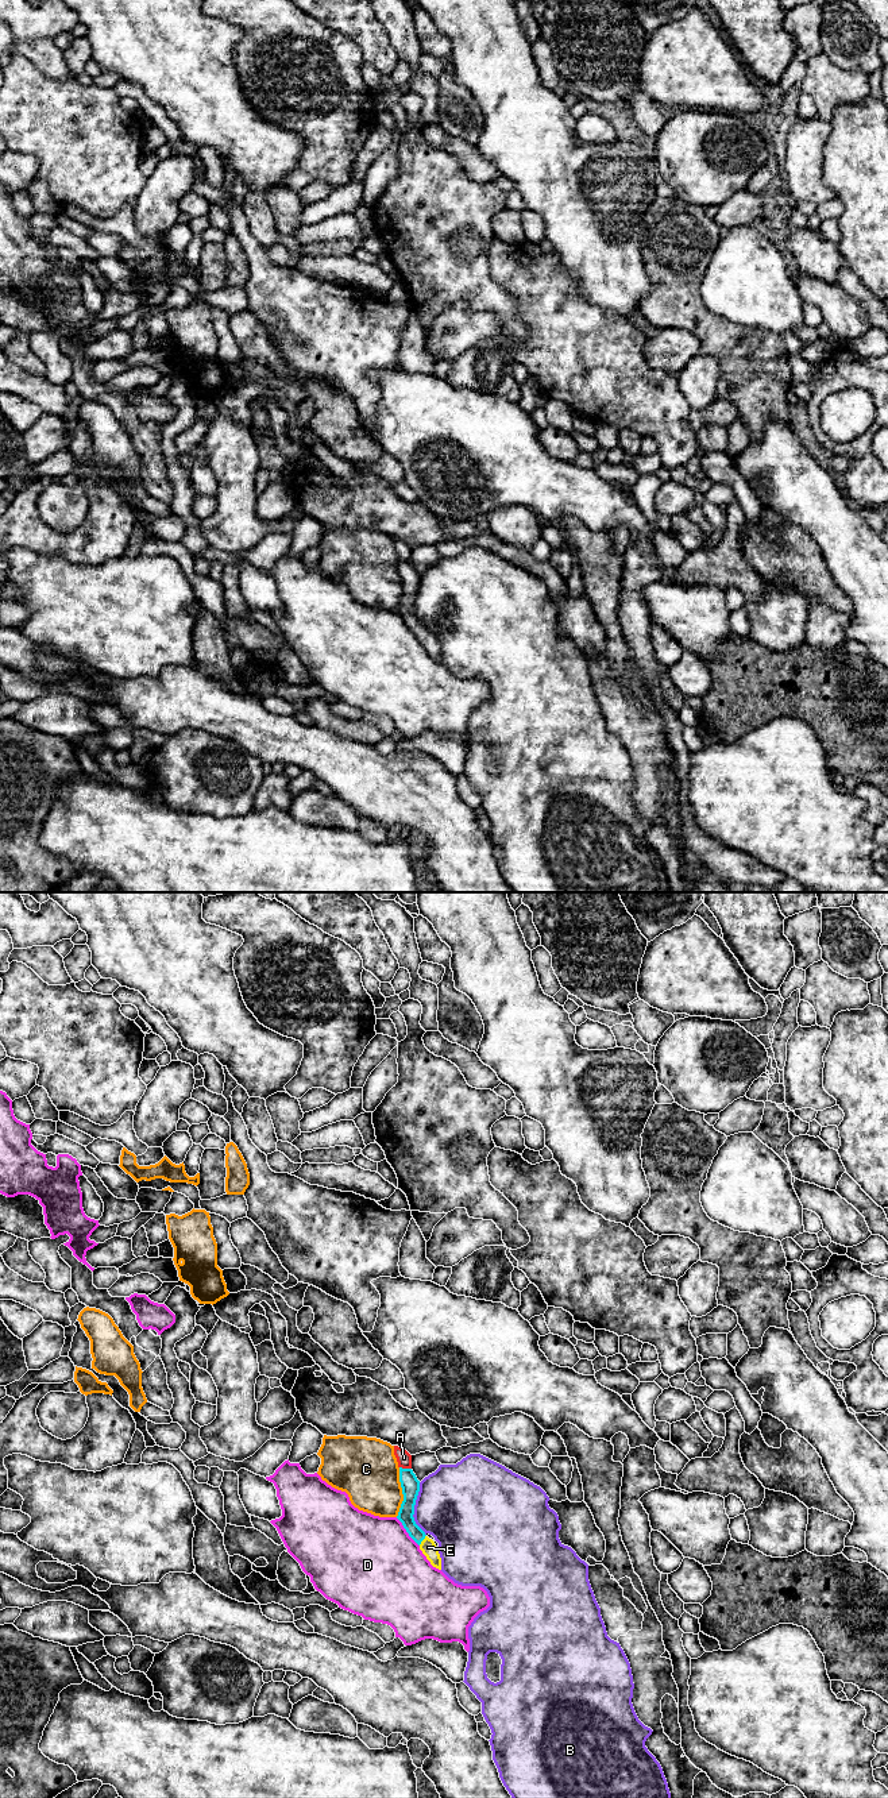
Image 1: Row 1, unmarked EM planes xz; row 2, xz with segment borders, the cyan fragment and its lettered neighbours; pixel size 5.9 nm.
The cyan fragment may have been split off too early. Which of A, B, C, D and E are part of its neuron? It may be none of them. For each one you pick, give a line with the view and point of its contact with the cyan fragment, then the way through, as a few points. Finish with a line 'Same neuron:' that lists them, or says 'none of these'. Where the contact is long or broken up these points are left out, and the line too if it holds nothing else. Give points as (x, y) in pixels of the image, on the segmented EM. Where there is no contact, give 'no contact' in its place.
E: xz (423, 1539) | across xz (406, 1511), (408, 1523), (423, 1539), (428, 1547)
Same neuron: E

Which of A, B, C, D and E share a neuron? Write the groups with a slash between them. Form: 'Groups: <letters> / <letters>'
Groups: A / B / C / D / E

